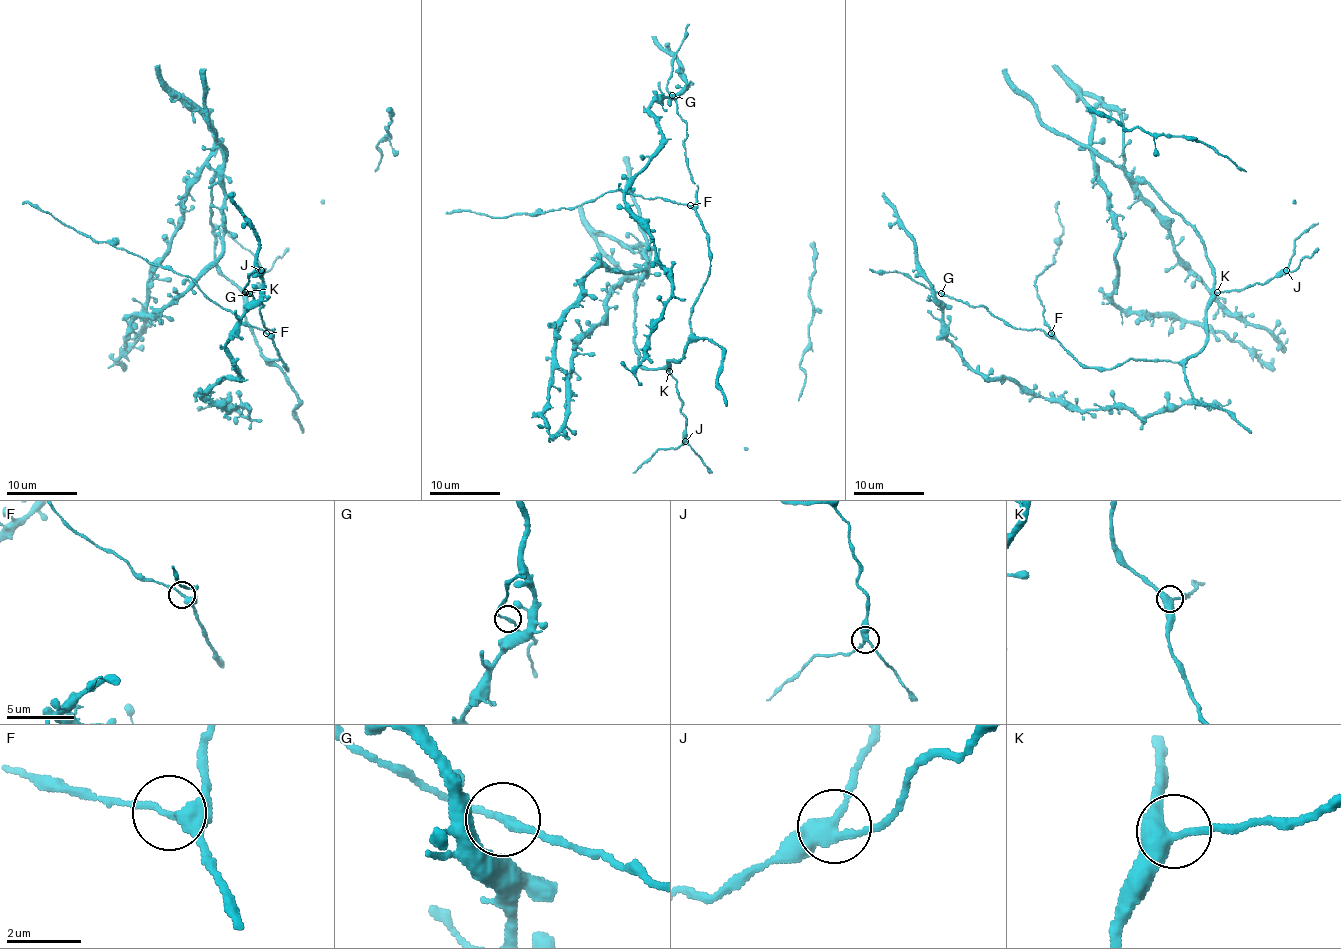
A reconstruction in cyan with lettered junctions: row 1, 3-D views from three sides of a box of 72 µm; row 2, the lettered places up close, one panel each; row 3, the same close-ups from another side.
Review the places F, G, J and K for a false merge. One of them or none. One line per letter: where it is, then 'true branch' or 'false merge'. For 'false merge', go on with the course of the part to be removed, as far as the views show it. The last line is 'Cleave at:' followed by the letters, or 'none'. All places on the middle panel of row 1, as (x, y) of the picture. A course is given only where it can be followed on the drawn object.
F: place (690, 205); true branch
G: place (672, 95); true branch
J: place (685, 441); true branch
K: place (669, 371); true branch
Cleave at: none

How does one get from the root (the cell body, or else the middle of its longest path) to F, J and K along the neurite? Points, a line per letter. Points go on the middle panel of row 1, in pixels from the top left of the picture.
F: (692, 332), (690, 307), (710, 272), (710, 247), (702, 222), (690, 206)
J: (692, 332), (685, 353), (678, 361), (669, 361), (669, 373), (676, 380), (681, 412), (686, 418), (685, 441)
K: (692, 332), (692, 341), (685, 353), (678, 361), (669, 361), (669, 371)

